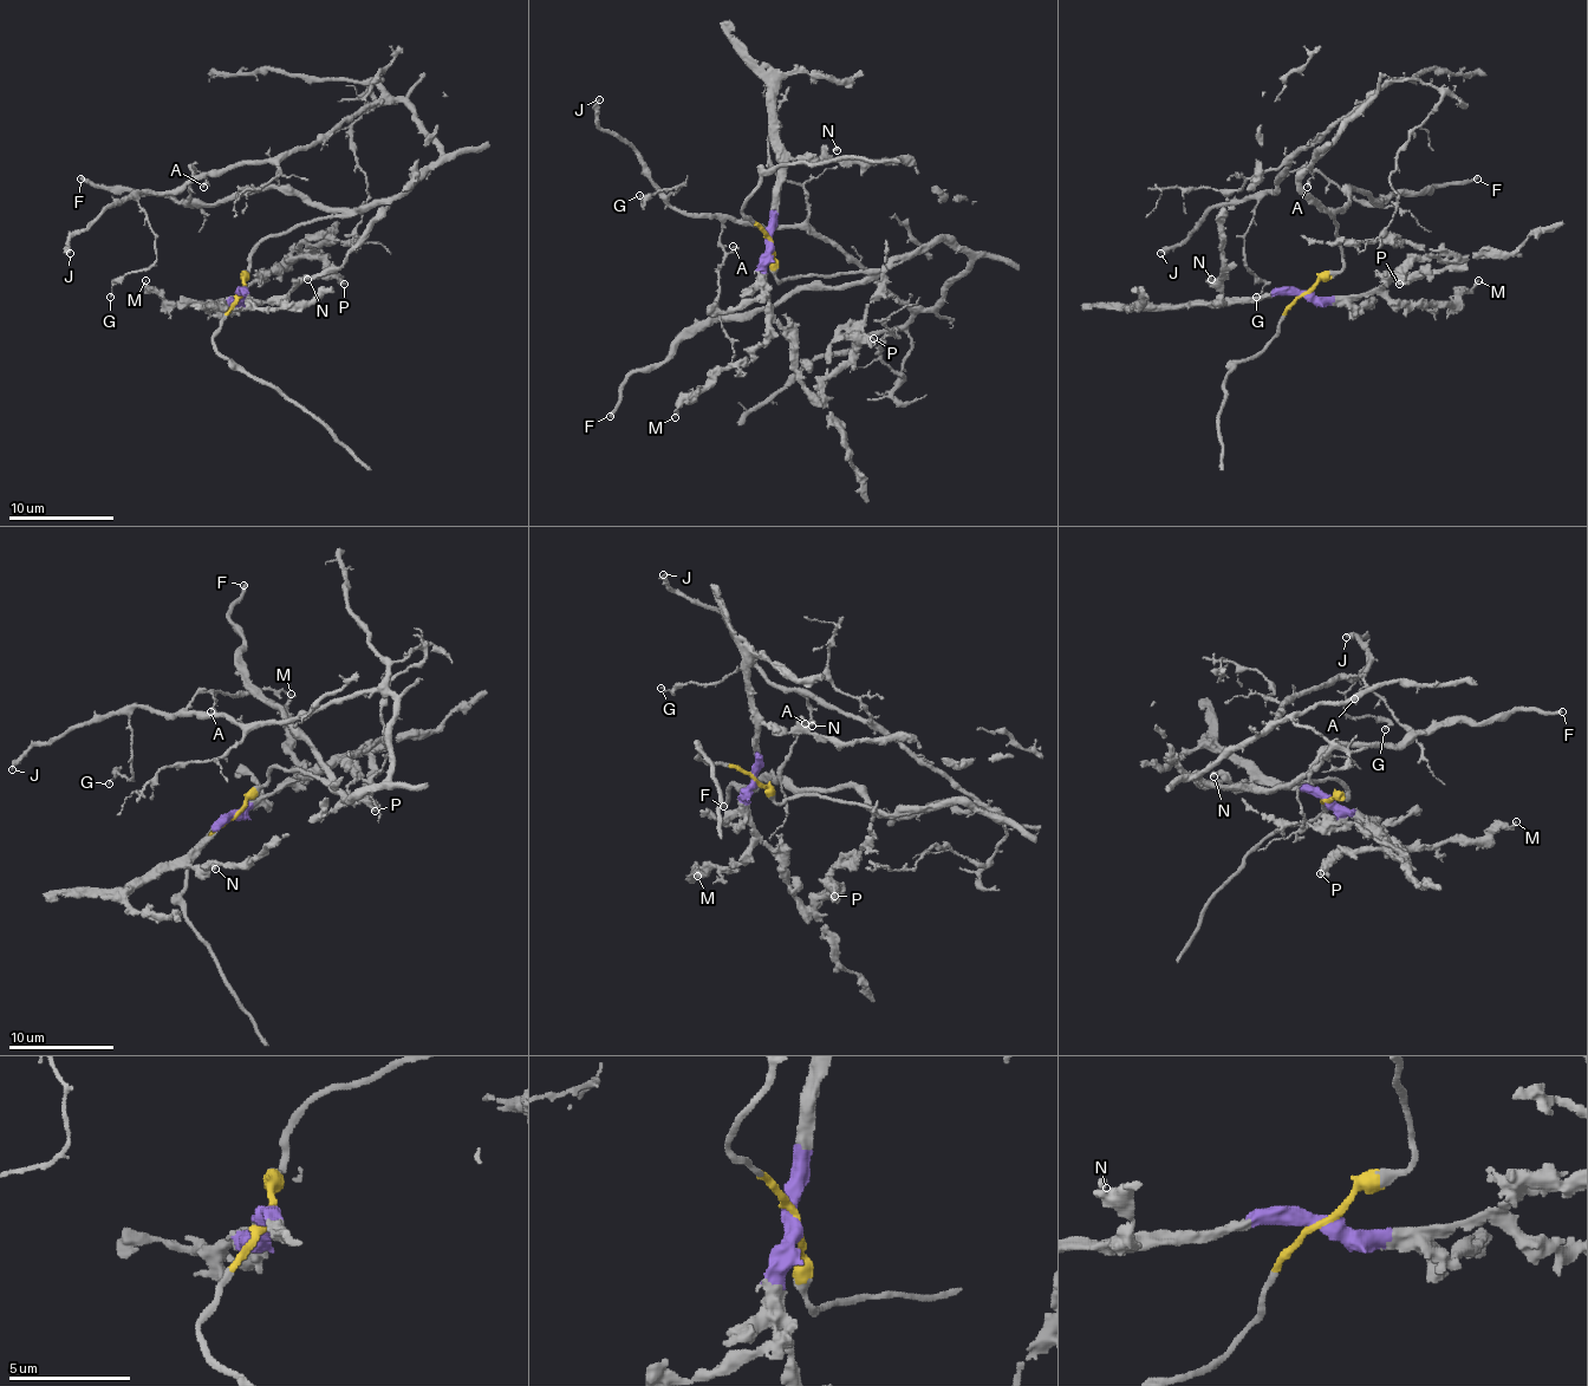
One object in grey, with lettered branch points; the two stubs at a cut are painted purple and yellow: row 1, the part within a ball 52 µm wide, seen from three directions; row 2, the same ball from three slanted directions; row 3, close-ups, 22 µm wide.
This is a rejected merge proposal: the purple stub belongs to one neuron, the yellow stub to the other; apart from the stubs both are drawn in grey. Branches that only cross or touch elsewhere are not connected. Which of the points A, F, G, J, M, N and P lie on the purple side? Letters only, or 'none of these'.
M, N, P

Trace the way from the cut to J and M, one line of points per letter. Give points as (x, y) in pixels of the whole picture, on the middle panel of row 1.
J: (769, 242), (780, 282), (866, 274), (722, 313), (722, 227), (669, 203), (640, 156), (598, 124), (598, 98)
M: (769, 242), (767, 337), (743, 358), (722, 366), (677, 409), (675, 416)

